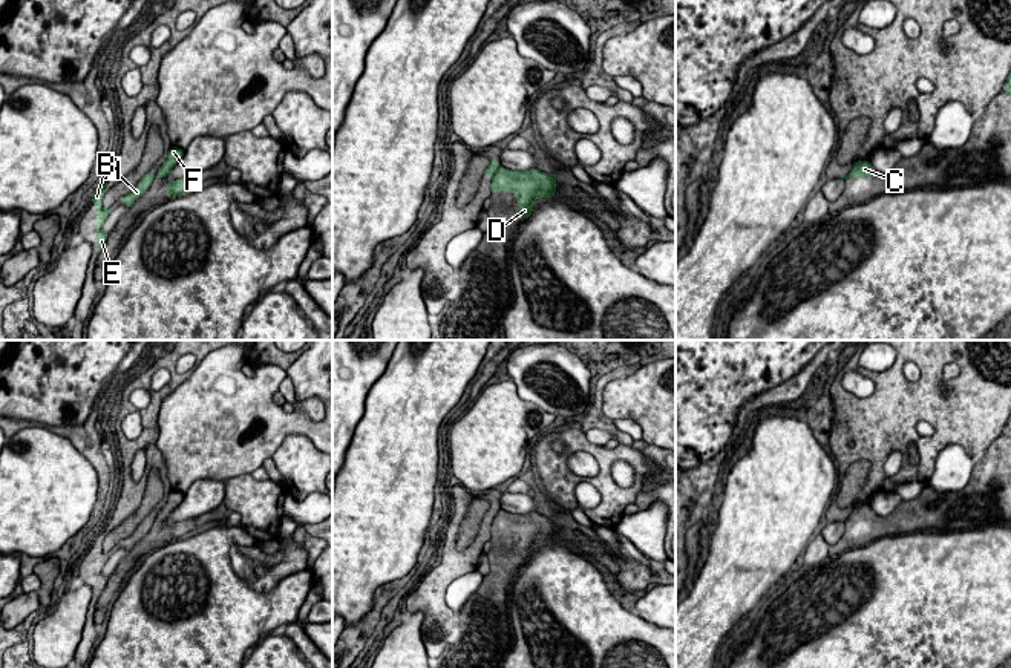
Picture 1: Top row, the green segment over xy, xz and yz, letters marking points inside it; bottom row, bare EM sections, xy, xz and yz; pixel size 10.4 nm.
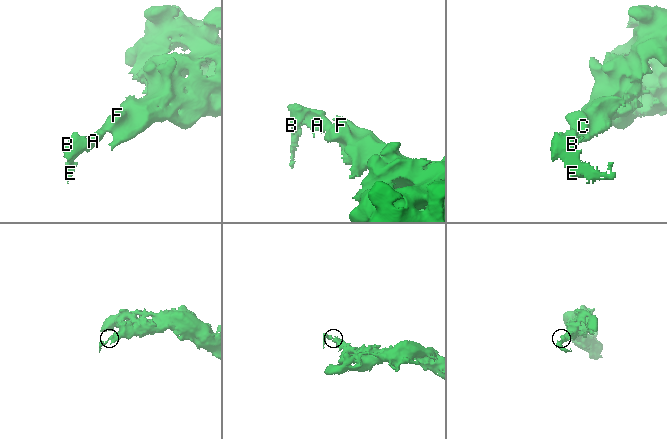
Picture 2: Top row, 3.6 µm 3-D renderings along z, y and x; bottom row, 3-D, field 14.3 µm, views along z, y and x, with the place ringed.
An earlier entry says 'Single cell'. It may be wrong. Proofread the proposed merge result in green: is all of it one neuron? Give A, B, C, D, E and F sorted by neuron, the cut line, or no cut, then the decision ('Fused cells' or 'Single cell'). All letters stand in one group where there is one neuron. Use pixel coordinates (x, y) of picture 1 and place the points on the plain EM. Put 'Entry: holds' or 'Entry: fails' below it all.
Groups: A B E / C D F. Split along xz (500, 509), (492, 520). Fused cells
Entry: fails

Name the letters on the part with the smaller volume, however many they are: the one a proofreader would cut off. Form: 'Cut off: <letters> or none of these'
Cut off: A, B, E

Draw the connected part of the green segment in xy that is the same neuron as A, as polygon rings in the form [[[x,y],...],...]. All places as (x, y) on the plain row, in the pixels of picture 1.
[[[146,516],[142,522],[135,529],[135,532],[127,539],[123,539],[119,545],[130,552],[135,547],[135,544],[149,533],[153,522],[155,522],[155,518]]]

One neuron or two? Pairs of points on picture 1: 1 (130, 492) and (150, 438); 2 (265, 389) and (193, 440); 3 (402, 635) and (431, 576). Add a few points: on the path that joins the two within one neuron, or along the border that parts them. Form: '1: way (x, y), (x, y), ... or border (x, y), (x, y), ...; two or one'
1: way (143, 478), (150, 463), (150, 452); one
2: way (247, 403), (227, 423), (212, 426); one
3: border (405, 613), (423, 613), (422, 633); two

